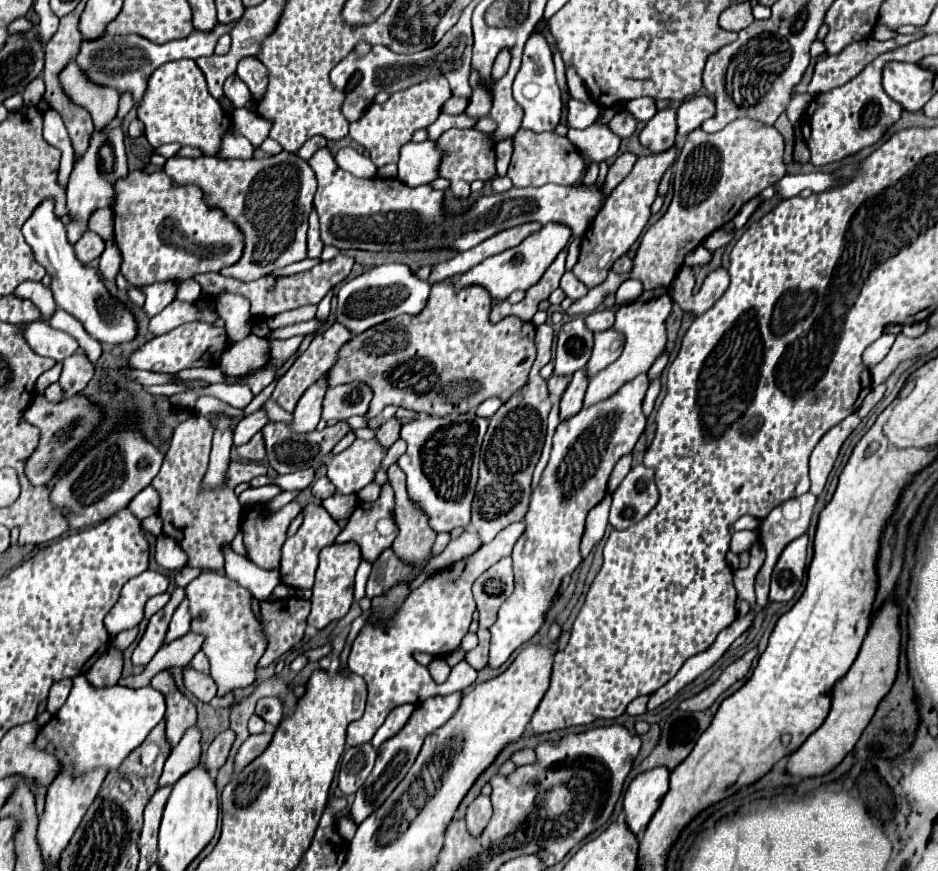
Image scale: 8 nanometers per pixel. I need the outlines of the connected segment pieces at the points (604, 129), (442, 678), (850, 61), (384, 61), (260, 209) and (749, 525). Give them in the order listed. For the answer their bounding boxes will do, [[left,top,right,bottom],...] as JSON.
[[567,109,621,163],[428,657,451,683],[809,35,915,97],[363,9,473,99],[165,151,317,281],[733,515,758,531]]

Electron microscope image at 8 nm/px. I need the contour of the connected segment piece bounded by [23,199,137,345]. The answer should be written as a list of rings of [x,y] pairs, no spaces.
[[[47,199],[43,201],[31,217],[23,225],[23,237],[33,249],[33,255],[39,265],[45,267],[47,275],[51,277],[51,291],[55,297],[55,303],[59,309],[71,313],[75,319],[79,319],[85,327],[85,331],[95,337],[97,341],[105,345],[117,345],[123,341],[131,341],[137,333],[137,325],[133,315],[105,289],[99,273],[83,263],[73,253],[73,245],[65,237],[65,225],[55,215],[55,201]]]

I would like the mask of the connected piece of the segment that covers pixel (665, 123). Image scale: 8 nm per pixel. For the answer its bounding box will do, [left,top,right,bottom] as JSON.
[639,107,677,153]

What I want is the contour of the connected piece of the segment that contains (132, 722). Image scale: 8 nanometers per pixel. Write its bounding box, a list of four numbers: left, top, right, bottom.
[35,675,165,777]

